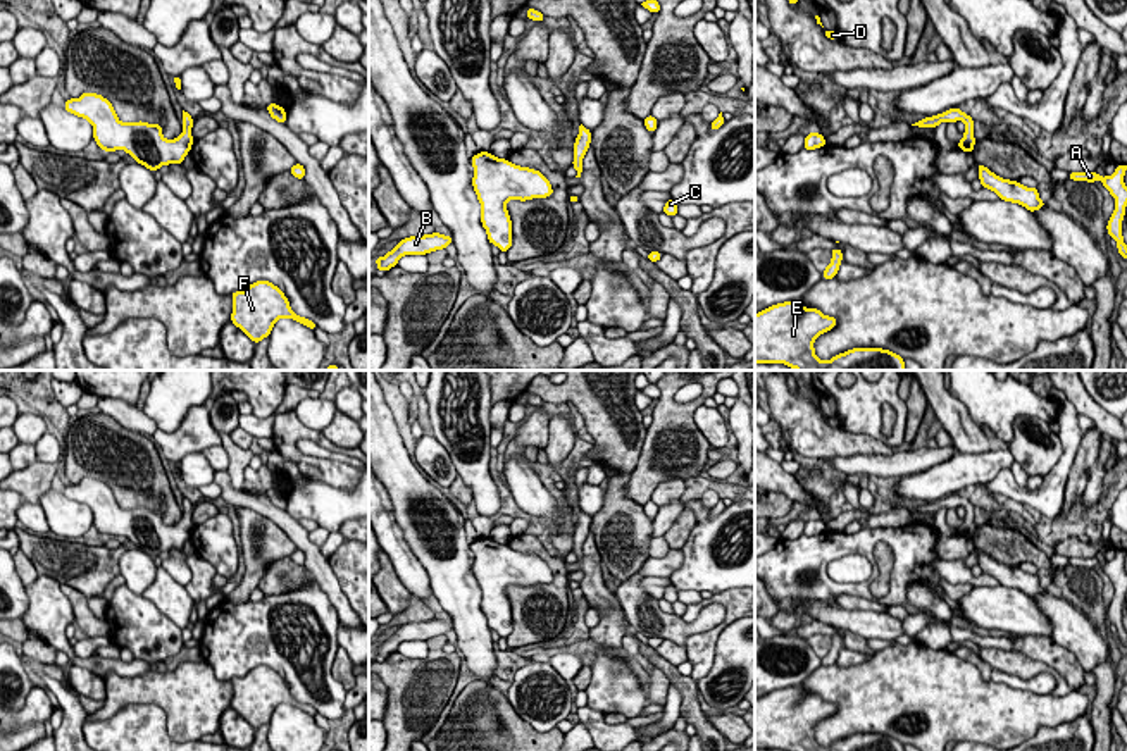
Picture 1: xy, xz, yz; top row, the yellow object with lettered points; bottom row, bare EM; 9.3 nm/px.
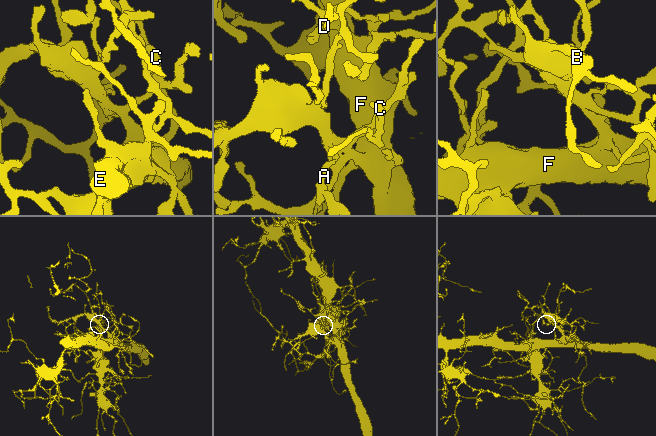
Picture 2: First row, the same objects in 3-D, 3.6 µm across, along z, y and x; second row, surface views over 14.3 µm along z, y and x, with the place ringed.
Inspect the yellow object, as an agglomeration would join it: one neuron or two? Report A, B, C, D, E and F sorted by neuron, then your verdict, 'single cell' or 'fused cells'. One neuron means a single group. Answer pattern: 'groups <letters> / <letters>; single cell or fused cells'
groups A B C D E F; single cell

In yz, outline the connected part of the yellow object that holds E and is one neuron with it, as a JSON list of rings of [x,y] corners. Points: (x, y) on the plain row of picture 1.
[[[801,686],[772,691],[755,699],[755,749],[784,751],[905,751],[894,737],[853,734],[820,746],[813,727],[836,713],[837,704],[819,694],[805,694]]]

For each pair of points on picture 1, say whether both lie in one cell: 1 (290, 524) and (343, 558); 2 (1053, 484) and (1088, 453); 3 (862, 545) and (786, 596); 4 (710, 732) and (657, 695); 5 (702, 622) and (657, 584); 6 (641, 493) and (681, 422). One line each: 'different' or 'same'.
1: different
2: different
3: same
4: different
5: different
6: same

